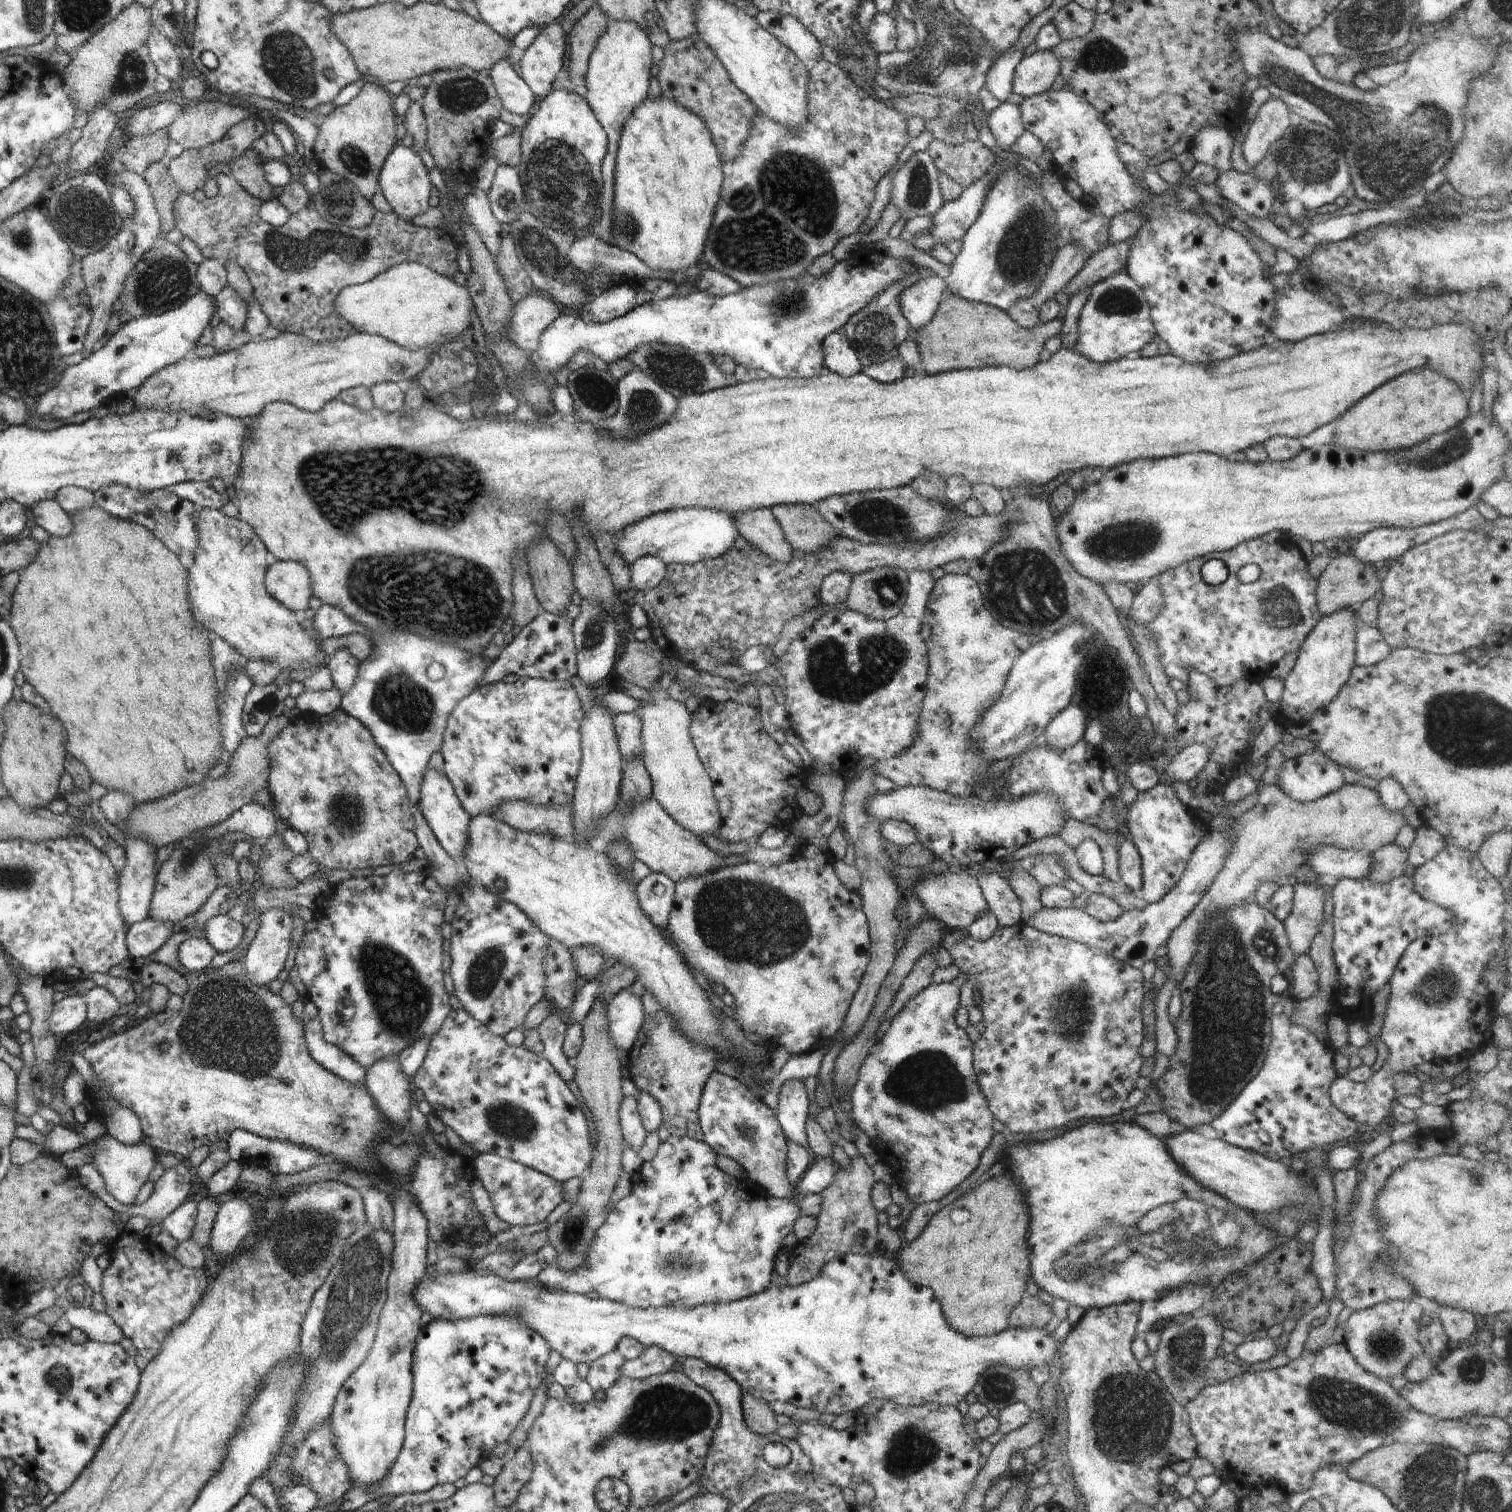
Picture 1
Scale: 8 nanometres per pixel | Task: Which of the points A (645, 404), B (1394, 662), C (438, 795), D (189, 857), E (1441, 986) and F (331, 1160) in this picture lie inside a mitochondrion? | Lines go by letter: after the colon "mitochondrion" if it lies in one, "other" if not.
A: mitochondrion
B: other
C: other
D: mitochondrion
E: mitochondrion
F: other

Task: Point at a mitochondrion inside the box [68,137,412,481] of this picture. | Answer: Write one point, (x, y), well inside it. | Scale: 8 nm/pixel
(291, 254)

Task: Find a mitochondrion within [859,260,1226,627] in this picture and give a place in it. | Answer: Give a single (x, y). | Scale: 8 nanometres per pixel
(1123, 540)

